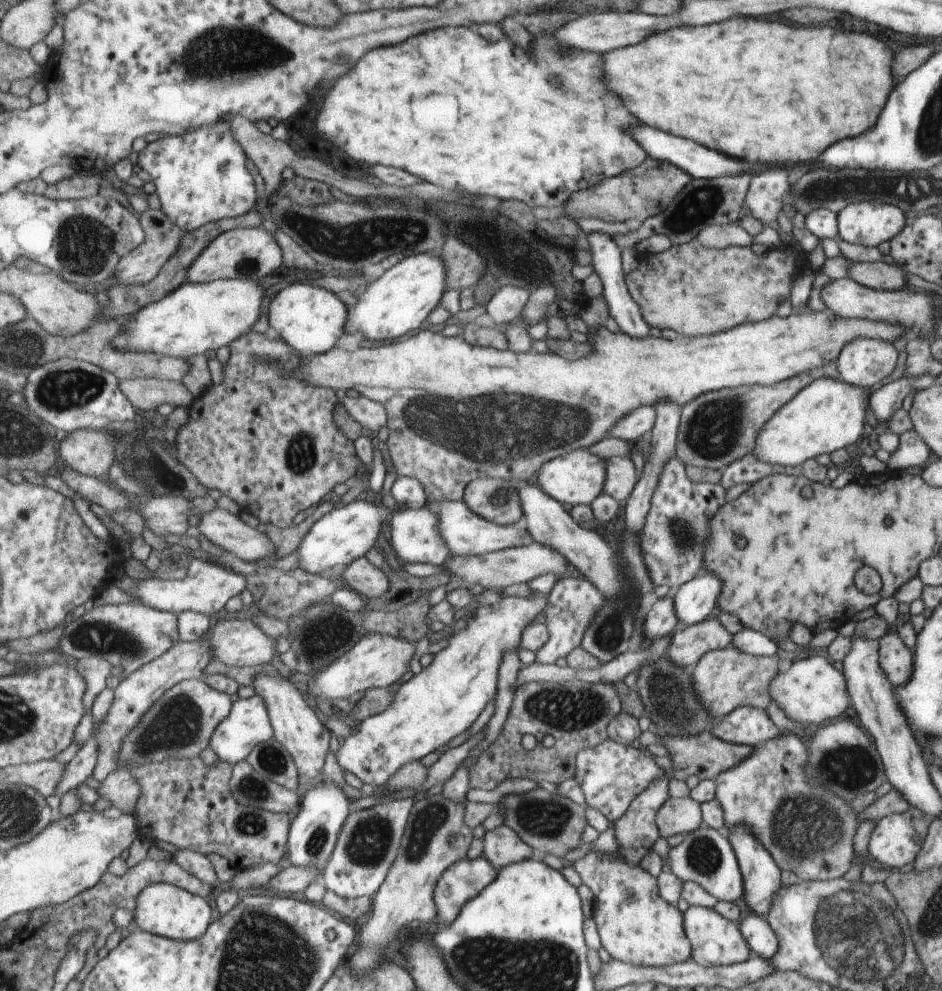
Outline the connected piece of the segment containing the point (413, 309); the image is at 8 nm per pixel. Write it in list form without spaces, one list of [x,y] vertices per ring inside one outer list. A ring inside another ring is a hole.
[[[426,252],[404,257],[400,262],[384,270],[381,277],[371,282],[368,286],[355,286],[361,290],[361,294],[355,294],[355,304],[349,306],[349,316],[345,322],[345,333],[355,334],[359,332],[369,342],[383,342],[383,340],[395,340],[403,334],[409,334],[421,326],[425,316],[439,305],[439,299],[445,292],[445,262],[438,258],[431,257]]]

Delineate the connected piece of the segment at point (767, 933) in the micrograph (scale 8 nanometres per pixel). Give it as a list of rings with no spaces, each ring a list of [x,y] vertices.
[[[749,914],[738,924],[752,954],[769,959],[777,953],[777,938],[761,915]]]

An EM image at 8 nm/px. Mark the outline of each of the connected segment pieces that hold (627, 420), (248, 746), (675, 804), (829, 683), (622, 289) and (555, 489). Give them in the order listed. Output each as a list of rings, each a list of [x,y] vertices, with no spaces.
[[[641,406],[641,408],[635,408],[635,412],[629,412],[621,420],[617,420],[617,424],[613,424],[613,428],[609,430],[609,436],[635,442],[637,438],[650,432],[654,422],[653,407]]]
[[[261,696],[249,699],[235,699],[231,715],[219,724],[213,737],[210,739],[210,748],[219,756],[219,760],[233,764],[233,766],[248,760],[253,750],[259,745],[268,743],[274,738],[272,718],[268,706]]]
[[[689,796],[669,797],[656,816],[656,824],[659,836],[664,839],[674,834],[692,832],[703,824],[700,804]]]
[[[809,656],[805,660],[793,662],[784,671],[777,672],[768,685],[768,692],[771,694],[771,702],[779,706],[788,720],[801,726],[804,724],[817,726],[827,718],[831,720],[839,716],[849,706],[848,692],[845,692],[846,682],[843,682],[843,678],[841,672],[837,672],[825,658]]]
[[[592,233],[587,235],[590,253],[592,256],[591,265],[600,278],[603,286],[603,294],[607,303],[609,316],[615,320],[620,332],[625,332],[629,338],[645,338],[649,334],[648,324],[643,320],[640,310],[629,296],[623,280],[622,268],[620,265],[620,250],[609,238],[609,234]]]
[[[587,448],[565,452],[561,456],[549,459],[537,474],[537,486],[546,496],[565,508],[567,506],[589,505],[594,498],[603,492],[605,480],[605,460],[591,454]]]

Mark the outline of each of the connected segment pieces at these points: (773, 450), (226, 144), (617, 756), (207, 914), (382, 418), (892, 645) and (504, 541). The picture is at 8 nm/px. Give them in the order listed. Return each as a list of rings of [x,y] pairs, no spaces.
[[[825,376],[815,378],[765,423],[757,436],[755,448],[749,454],[773,466],[795,466],[819,454],[839,451],[866,434],[864,412],[868,396],[867,388]]]
[[[223,118],[217,126],[201,126],[183,136],[161,136],[149,139],[147,146],[139,152],[137,165],[153,179],[162,210],[184,231],[194,231],[206,224],[247,214],[257,206],[260,193],[255,186],[253,174],[247,170],[248,153],[233,136],[230,118]]]
[[[609,738],[597,744],[597,747],[577,754],[576,776],[573,778],[579,784],[586,806],[596,808],[609,824],[613,824],[654,780],[653,764],[653,758],[646,751],[642,752],[630,744],[623,745]]]
[[[156,883],[147,888],[133,910],[132,927],[164,938],[190,942],[201,939],[215,922],[213,908],[204,897],[170,883]]]
[[[359,395],[358,397],[347,397],[343,399],[345,408],[349,410],[349,416],[357,422],[358,429],[363,433],[377,432],[387,422],[383,405],[379,402]]]
[[[897,634],[879,638],[879,664],[892,687],[905,684],[911,674],[911,654]]]
[[[442,499],[430,503],[425,500],[424,506],[434,511],[436,515],[435,527],[444,541],[448,555],[451,557],[469,557],[485,555],[494,551],[504,550],[510,547],[521,547],[527,544],[529,536],[522,523],[511,525],[497,525],[477,516],[471,512],[462,501],[449,501]]]

